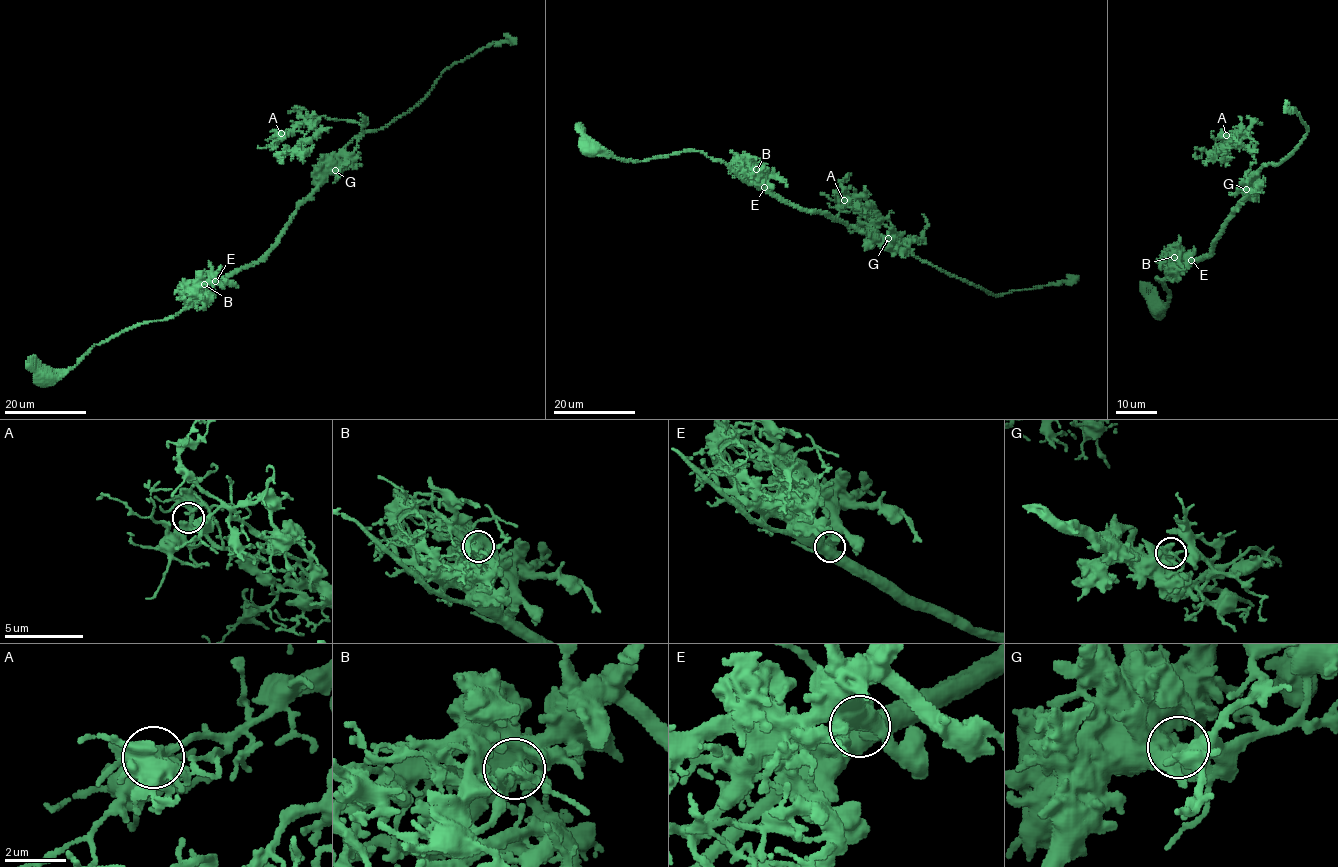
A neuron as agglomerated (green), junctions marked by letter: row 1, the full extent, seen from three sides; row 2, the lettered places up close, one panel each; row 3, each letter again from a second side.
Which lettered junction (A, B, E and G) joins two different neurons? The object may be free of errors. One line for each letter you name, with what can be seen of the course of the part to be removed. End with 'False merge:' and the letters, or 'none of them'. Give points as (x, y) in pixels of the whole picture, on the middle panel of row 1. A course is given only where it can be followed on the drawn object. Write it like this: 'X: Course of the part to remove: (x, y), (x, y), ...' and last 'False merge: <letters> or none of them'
G: Course of the part to remove: (888, 238), (902, 243), (911, 236), (920, 243), (920, 238), (901, 239), (846, 190), (842, 181), (847, 175)
False merge: G

